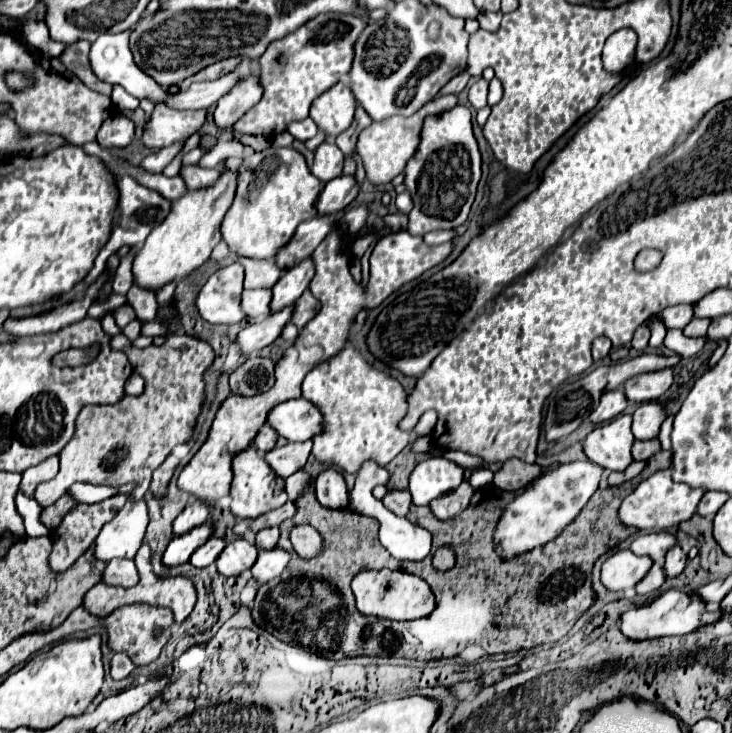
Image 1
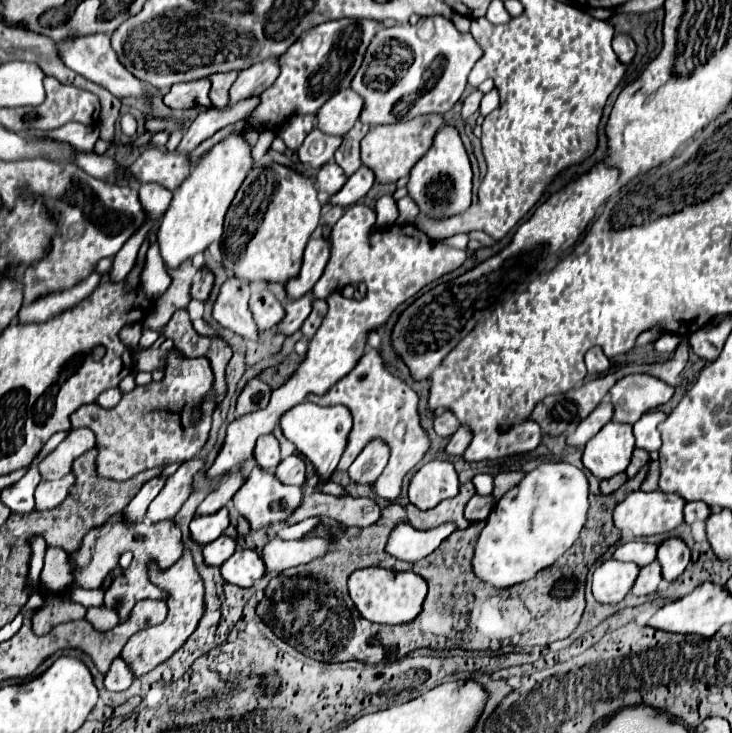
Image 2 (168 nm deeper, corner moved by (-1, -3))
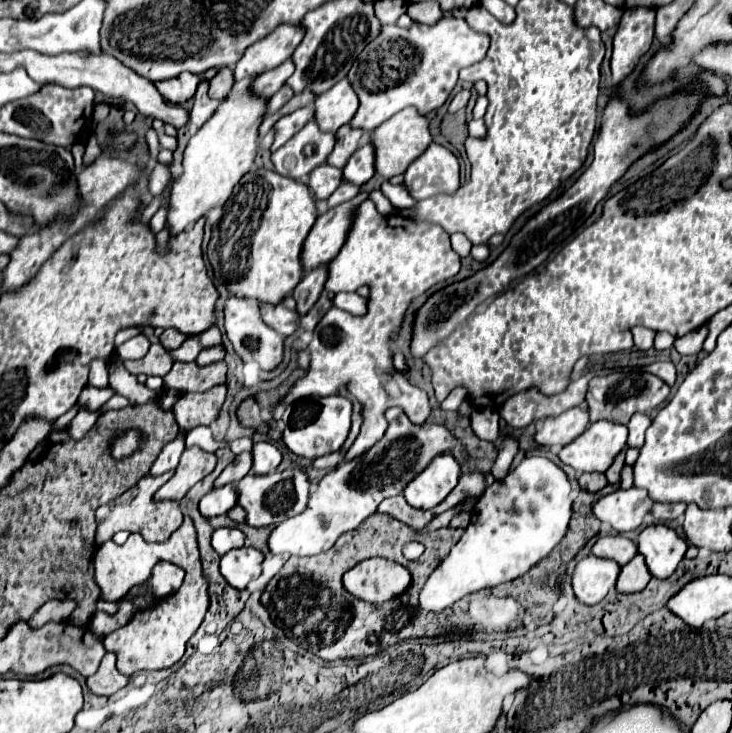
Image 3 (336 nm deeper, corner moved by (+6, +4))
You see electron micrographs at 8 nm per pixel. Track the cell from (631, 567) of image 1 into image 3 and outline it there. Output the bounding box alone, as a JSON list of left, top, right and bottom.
[571,554,621,606]

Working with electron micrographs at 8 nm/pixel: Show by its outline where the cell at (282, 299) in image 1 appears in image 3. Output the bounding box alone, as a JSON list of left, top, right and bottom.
[303,192,369,270]

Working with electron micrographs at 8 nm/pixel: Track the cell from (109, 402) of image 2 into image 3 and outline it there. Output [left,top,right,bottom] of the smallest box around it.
[89,360,109,388]

